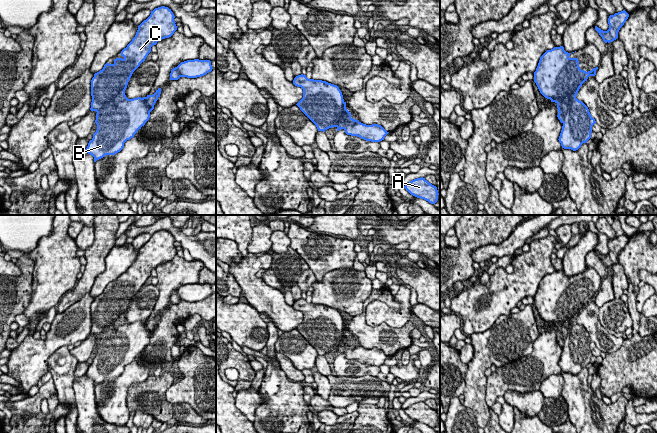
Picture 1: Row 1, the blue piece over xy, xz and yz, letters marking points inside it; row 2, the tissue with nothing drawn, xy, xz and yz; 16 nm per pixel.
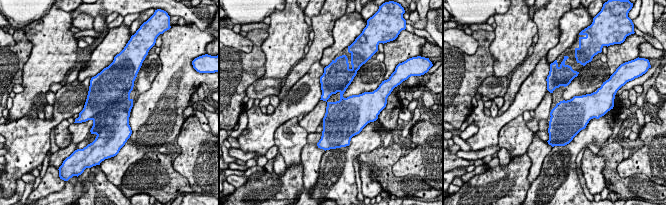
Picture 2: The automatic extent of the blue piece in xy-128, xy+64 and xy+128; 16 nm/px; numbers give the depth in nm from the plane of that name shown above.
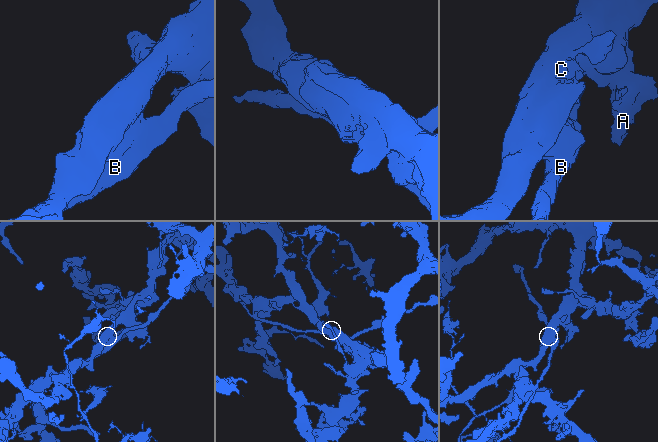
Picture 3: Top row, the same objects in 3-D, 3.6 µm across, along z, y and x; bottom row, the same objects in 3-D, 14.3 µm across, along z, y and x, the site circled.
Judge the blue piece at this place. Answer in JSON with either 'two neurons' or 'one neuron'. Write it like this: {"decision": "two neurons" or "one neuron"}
{"decision": "two neurons"}

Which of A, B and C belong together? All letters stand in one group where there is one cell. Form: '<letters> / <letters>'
A C / B

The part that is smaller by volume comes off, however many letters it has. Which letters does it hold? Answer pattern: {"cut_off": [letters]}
{"cut_off": ["B"]}

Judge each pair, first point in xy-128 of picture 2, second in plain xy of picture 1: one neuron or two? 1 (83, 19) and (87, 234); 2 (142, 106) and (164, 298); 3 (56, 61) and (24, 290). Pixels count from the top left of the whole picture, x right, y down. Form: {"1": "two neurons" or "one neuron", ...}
{"1": "one neuron", "2": "one neuron", "3": "two neurons"}

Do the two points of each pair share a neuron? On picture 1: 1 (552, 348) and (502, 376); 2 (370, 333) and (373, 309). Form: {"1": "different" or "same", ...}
{"1": "same", "2": "different"}

